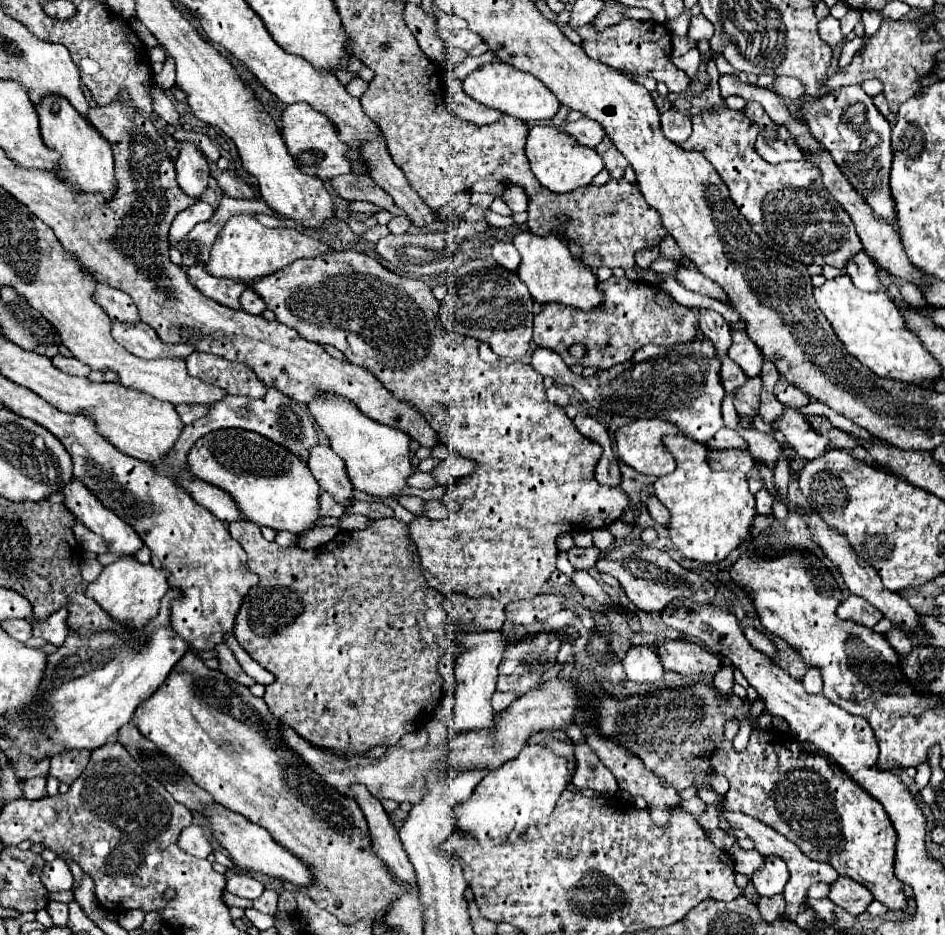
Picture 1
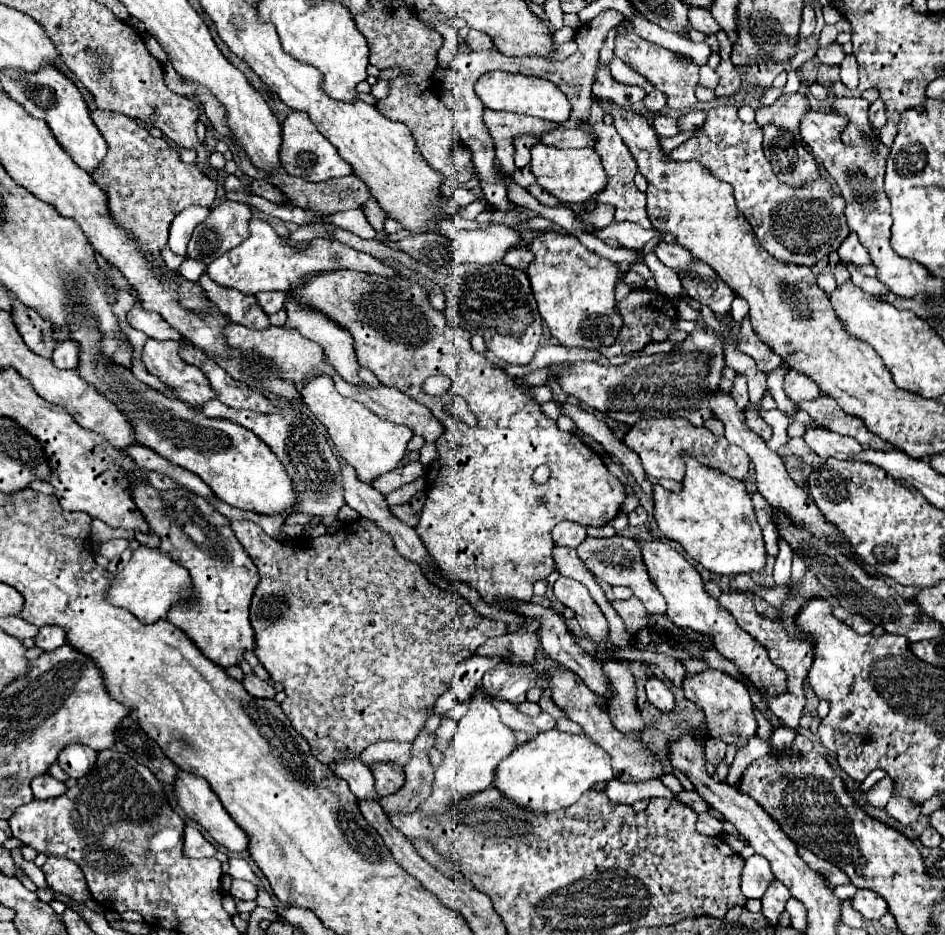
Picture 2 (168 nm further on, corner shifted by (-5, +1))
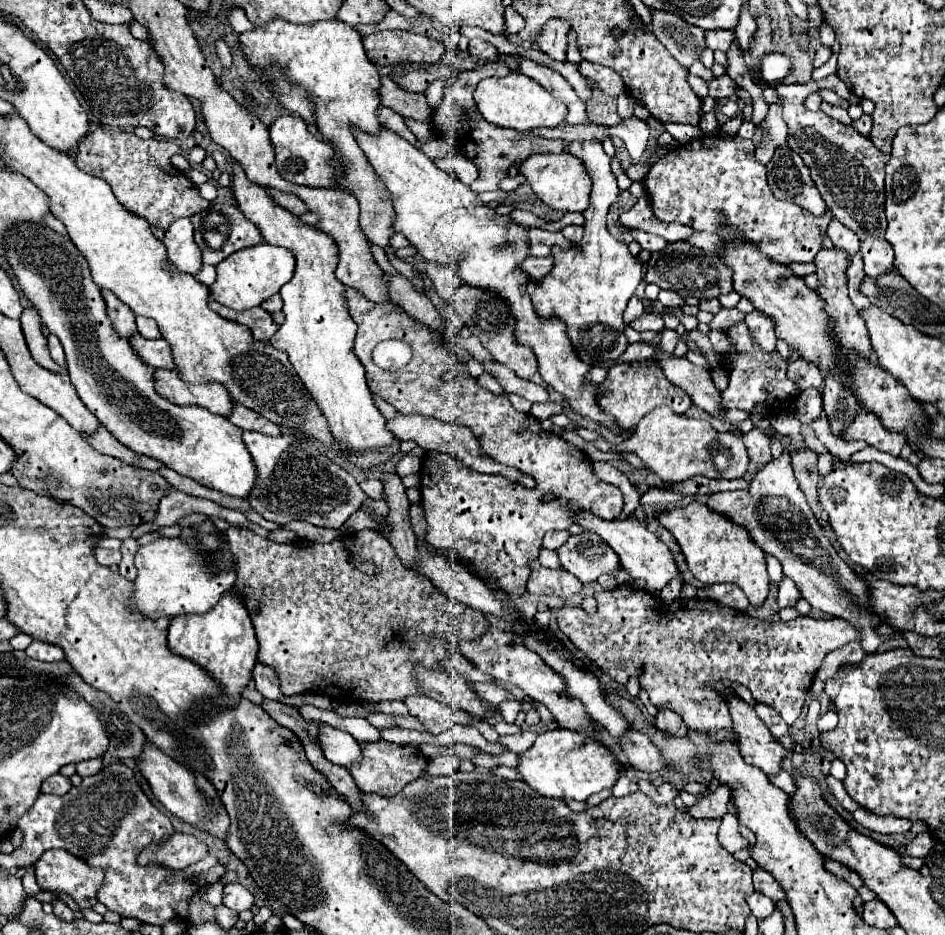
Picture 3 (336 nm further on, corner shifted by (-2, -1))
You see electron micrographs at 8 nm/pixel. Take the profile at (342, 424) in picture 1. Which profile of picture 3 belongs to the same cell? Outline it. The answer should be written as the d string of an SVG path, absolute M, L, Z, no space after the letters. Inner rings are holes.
M237 164L233 166L233 190L241 212L253 224L257 224L263 238L269 244L291 250L297 260L295 276L281 288L285 322L279 326L269 342L277 350L287 352L297 376L327 418L335 442L339 442L353 454L363 454L369 450L381 452L383 448L389 448L395 436L385 428L385 418L375 408L371 390L365 382L365 368L353 354L357 324L351 320L345 308L345 286L335 278L335 242L321 230L301 224L297 216L273 204L265 188L247 180L245 172Z

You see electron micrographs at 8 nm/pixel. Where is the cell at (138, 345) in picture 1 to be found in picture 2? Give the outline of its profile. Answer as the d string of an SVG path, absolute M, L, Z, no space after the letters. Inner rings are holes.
M150 338L150 340L146 342L146 346L144 346L142 360L144 360L148 372L154 374L154 376L156 376L166 388L170 388L180 400L184 400L184 402L188 402L188 404L204 406L206 402L210 402L210 400L216 398L216 392L212 390L212 386L210 386L210 382L208 382L208 378L206 378L206 374L204 374L202 370L198 370L196 366L190 366L190 364L182 362L178 350L180 350L180 342L176 342L176 340L164 340L164 342L160 342L160 340L152 340L152 338Z

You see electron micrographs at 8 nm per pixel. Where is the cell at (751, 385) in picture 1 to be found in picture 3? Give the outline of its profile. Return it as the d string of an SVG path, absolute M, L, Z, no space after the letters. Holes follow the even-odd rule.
M753 428L743 436L743 444L749 452L749 458L755 462L769 462L771 460L771 450L769 450L769 438L763 430Z

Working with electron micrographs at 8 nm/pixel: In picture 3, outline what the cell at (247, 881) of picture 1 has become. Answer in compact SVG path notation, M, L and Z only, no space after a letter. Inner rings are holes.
M227 884L223 894L223 904L237 912L253 906L253 894L243 884Z

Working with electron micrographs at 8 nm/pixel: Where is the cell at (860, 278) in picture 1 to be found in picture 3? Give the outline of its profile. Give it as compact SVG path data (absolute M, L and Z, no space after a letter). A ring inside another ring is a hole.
M835 218L831 220L829 224L829 230L827 230L831 242L835 244L835 248L841 248L843 252L849 252L849 256L853 258L857 252L859 252L859 238L853 230L845 228L841 222L837 222Z

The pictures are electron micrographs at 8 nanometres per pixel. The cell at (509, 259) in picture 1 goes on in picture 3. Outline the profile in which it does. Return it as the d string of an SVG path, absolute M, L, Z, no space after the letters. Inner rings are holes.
M527 258L525 264L521 264L521 268L525 268L525 272L529 272L529 276L533 278L541 278L551 270L551 258Z

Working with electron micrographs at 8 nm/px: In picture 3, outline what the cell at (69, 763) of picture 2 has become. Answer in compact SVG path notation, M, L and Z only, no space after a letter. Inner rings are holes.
M93 758L93 760L81 760L75 764L77 766L77 774L79 776L91 776L91 774L97 774L103 764L101 764L101 758Z

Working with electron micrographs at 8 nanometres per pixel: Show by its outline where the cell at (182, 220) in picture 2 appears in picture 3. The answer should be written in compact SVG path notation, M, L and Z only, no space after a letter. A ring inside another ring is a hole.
M189 218L175 220L165 232L163 244L167 248L169 262L187 274L197 274L201 268L201 250L193 240L193 224Z

